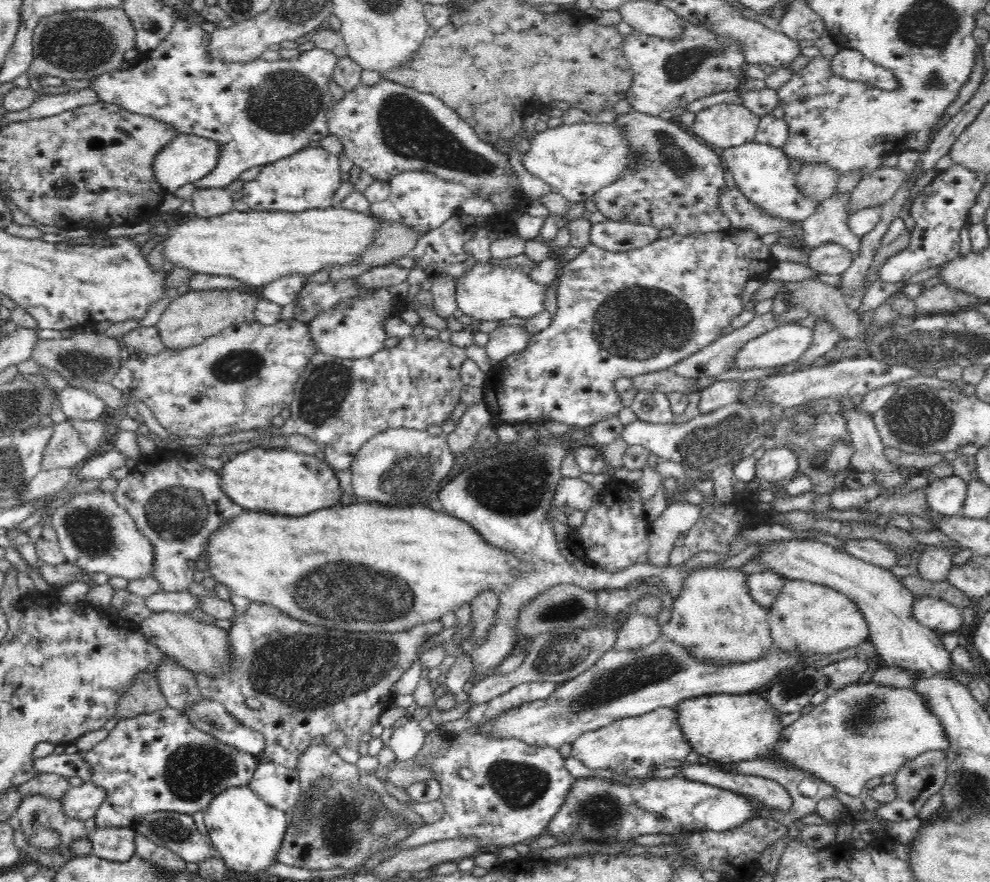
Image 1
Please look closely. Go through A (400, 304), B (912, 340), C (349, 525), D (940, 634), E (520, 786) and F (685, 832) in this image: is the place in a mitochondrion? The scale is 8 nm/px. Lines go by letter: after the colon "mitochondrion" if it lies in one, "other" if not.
A: other
B: mitochondrion
C: other
D: other
E: mitochondrion
F: other

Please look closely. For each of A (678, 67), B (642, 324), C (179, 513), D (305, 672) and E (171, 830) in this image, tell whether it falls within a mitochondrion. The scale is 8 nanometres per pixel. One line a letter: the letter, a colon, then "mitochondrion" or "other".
A: mitochondrion
B: mitochondrion
C: mitochondrion
D: mitochondrion
E: mitochondrion

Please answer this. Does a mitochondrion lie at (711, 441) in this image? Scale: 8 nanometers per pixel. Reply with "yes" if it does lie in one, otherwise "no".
yes

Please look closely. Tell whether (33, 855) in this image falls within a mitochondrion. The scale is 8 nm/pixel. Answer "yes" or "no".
no

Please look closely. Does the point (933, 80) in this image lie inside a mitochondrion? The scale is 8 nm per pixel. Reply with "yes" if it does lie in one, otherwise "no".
yes

